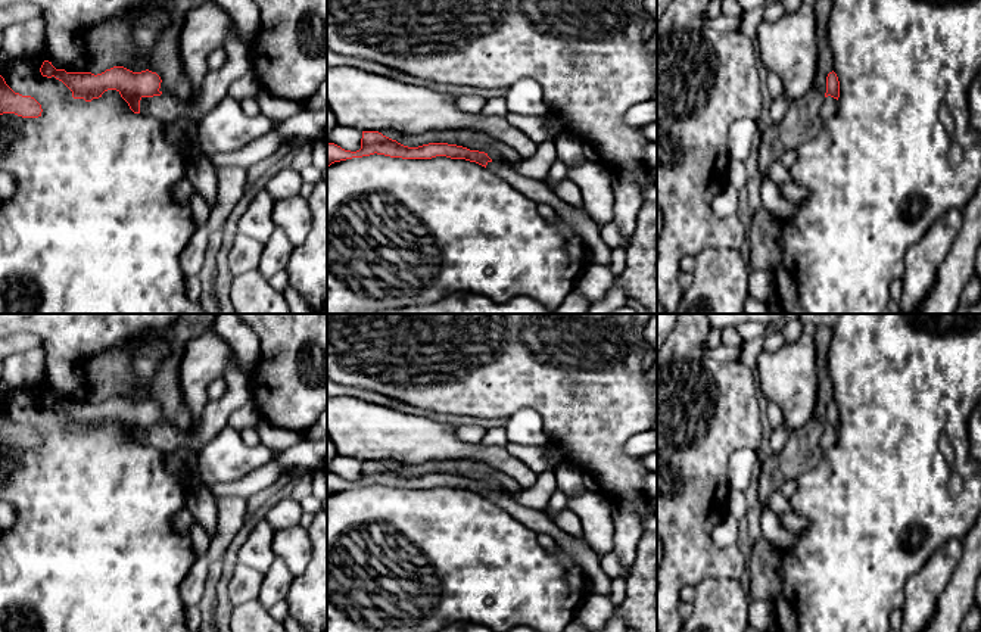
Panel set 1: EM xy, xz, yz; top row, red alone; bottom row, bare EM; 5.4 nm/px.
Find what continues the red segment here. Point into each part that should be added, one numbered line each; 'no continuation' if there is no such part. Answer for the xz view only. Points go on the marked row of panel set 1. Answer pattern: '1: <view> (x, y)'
1: xz (538, 190)

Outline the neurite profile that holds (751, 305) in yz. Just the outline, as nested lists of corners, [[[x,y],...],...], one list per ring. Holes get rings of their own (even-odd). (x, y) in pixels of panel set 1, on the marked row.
[[[748,295],[744,303],[744,314],[767,314],[769,303],[760,302]]]

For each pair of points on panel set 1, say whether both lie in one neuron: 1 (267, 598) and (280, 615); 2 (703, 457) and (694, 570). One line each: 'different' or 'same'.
1: different
2: same

